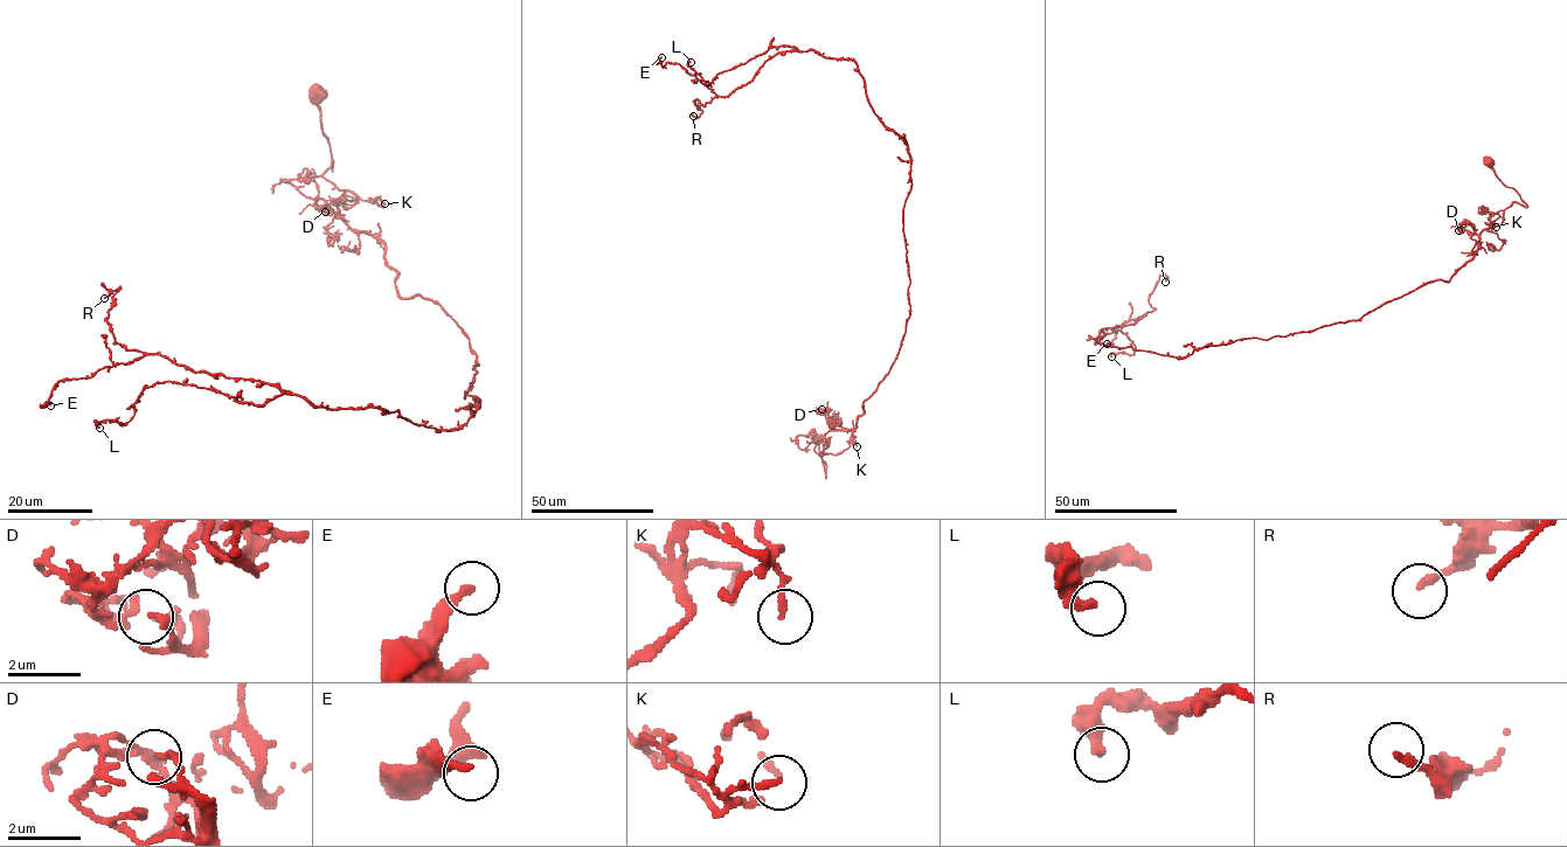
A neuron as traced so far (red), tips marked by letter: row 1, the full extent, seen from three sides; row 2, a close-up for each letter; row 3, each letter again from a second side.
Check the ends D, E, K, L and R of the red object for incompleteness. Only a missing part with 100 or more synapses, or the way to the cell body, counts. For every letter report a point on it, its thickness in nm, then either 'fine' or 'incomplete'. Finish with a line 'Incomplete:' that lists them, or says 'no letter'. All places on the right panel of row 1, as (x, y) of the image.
D: at (1458, 230); 170 nm thick; fine
E: at (1107, 344); 240 nm thick; fine
K: at (1496, 227); 170 nm thick; fine
L: at (1111, 356); 300 nm thick; fine
R: at (1165, 282); 200 nm thick; fine
Incomplete: no letter

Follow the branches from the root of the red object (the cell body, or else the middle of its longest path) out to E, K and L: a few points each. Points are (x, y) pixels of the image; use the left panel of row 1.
E: (317, 95), (316, 202), (467, 337), (470, 418), (314, 407), (159, 354), (50, 405)
K: (317, 95), (320, 127), (331, 152), (332, 171), (333, 162), (323, 176), (363, 201), (385, 203)
L: (317, 95), (316, 202), (467, 337), (478, 408), (437, 429), (160, 382), (99, 428)

